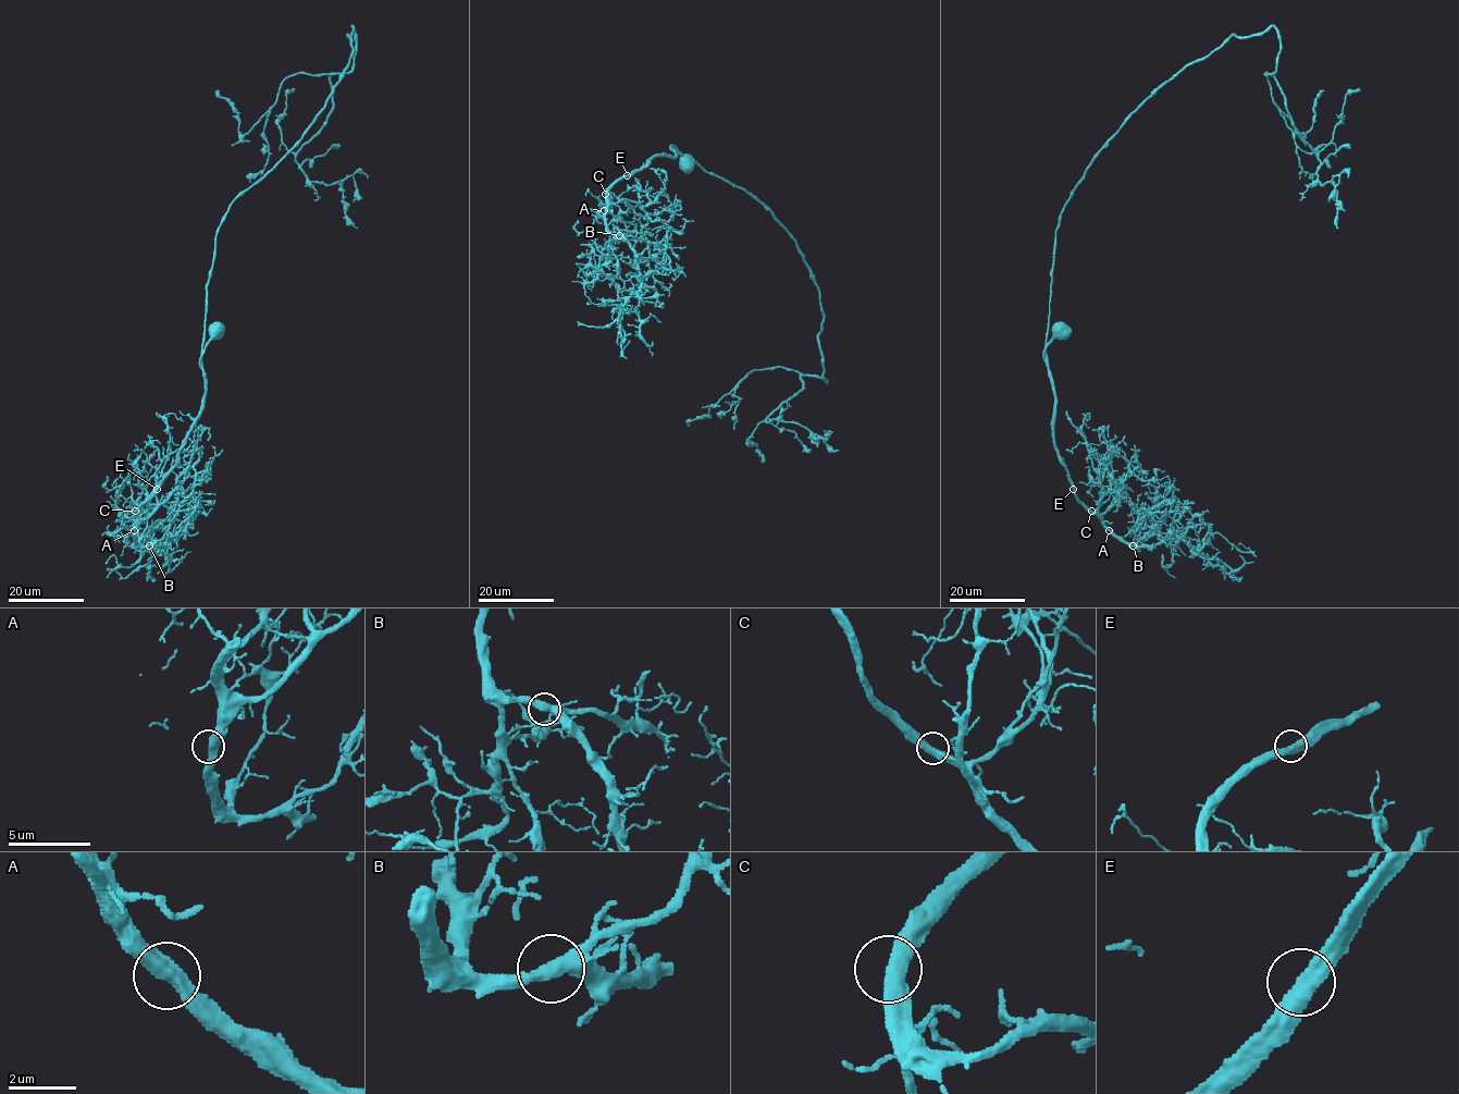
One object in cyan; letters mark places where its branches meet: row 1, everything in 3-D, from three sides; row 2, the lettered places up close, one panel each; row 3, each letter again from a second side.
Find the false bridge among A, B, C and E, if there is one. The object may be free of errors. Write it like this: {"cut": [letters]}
{"cut": []}

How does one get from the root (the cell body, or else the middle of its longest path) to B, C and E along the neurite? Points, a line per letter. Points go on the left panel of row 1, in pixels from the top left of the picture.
B: (213, 331), (202, 354), (205, 394), (200, 416), (177, 463), (136, 511), (135, 541), (139, 546), (149, 545)
C: (213, 331), (202, 354), (205, 394), (200, 416), (177, 463), (161, 486), (135, 511)
E: (213, 331), (202, 354), (205, 394), (200, 416), (177, 463), (157, 488)

